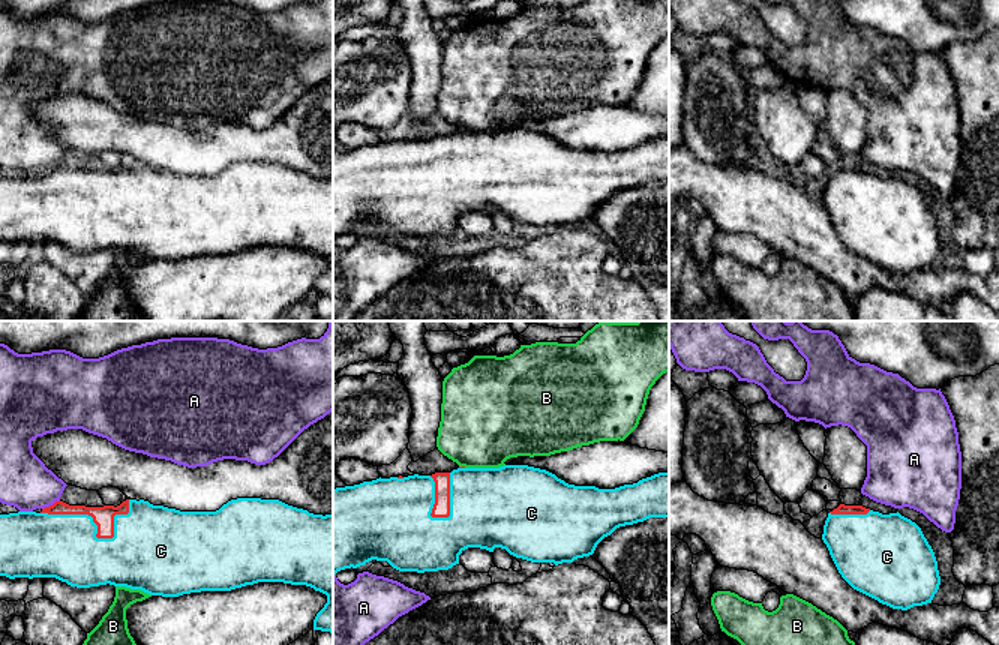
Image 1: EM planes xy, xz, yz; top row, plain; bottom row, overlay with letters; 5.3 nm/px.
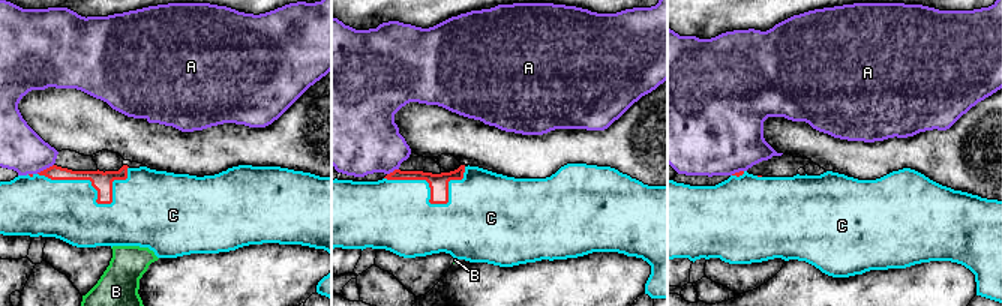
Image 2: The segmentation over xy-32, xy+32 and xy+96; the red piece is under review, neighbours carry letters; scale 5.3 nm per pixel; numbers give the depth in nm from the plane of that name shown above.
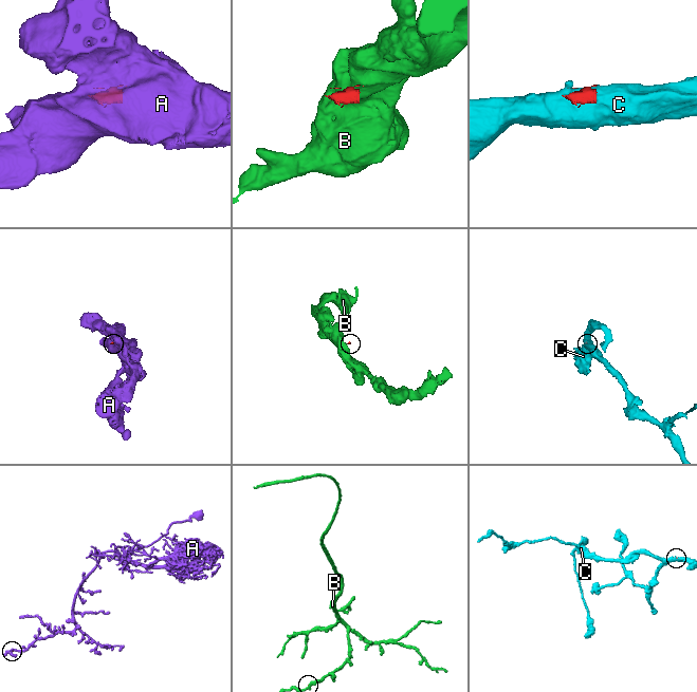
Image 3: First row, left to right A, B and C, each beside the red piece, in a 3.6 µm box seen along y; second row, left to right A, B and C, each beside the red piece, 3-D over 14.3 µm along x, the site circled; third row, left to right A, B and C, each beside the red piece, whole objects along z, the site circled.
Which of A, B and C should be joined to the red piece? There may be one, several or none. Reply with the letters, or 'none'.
C

